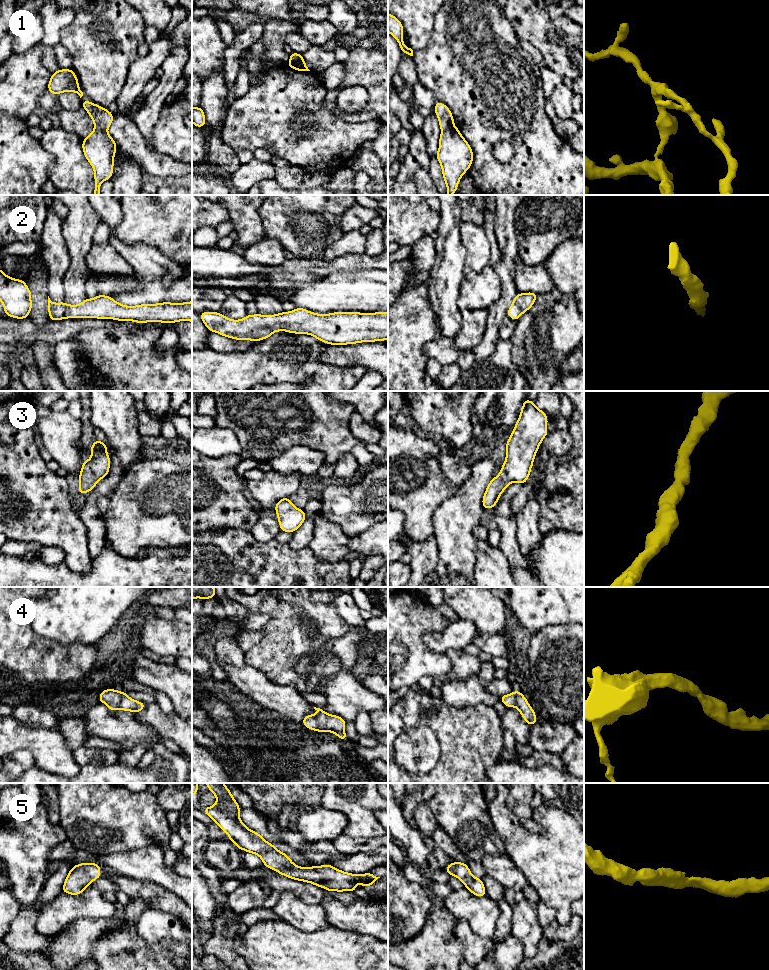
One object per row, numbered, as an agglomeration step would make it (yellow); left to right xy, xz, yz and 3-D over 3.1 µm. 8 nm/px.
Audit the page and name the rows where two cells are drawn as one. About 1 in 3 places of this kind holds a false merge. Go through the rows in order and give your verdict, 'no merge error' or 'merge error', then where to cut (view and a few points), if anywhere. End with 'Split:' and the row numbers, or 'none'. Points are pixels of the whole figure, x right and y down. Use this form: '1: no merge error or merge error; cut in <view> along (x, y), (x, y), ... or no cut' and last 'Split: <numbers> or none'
1: merge error; cut in xy along (94, 128), (106, 130)
2: no merge error; no cut
3: no merge error; no cut
4: no merge error; no cut
5: no merge error; no cut
Split: 1

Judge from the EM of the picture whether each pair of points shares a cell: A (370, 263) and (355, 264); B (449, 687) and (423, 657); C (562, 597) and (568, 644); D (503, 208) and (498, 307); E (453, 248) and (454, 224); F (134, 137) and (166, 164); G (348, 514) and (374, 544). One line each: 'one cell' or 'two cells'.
A: one cell
B: two cells
C: two cells
D: one cell
E: one cell
F: one cell
G: two cells

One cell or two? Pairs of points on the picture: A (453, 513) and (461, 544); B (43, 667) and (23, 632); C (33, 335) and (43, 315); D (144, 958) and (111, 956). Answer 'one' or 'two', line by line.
A: one
B: one
C: two
D: one

